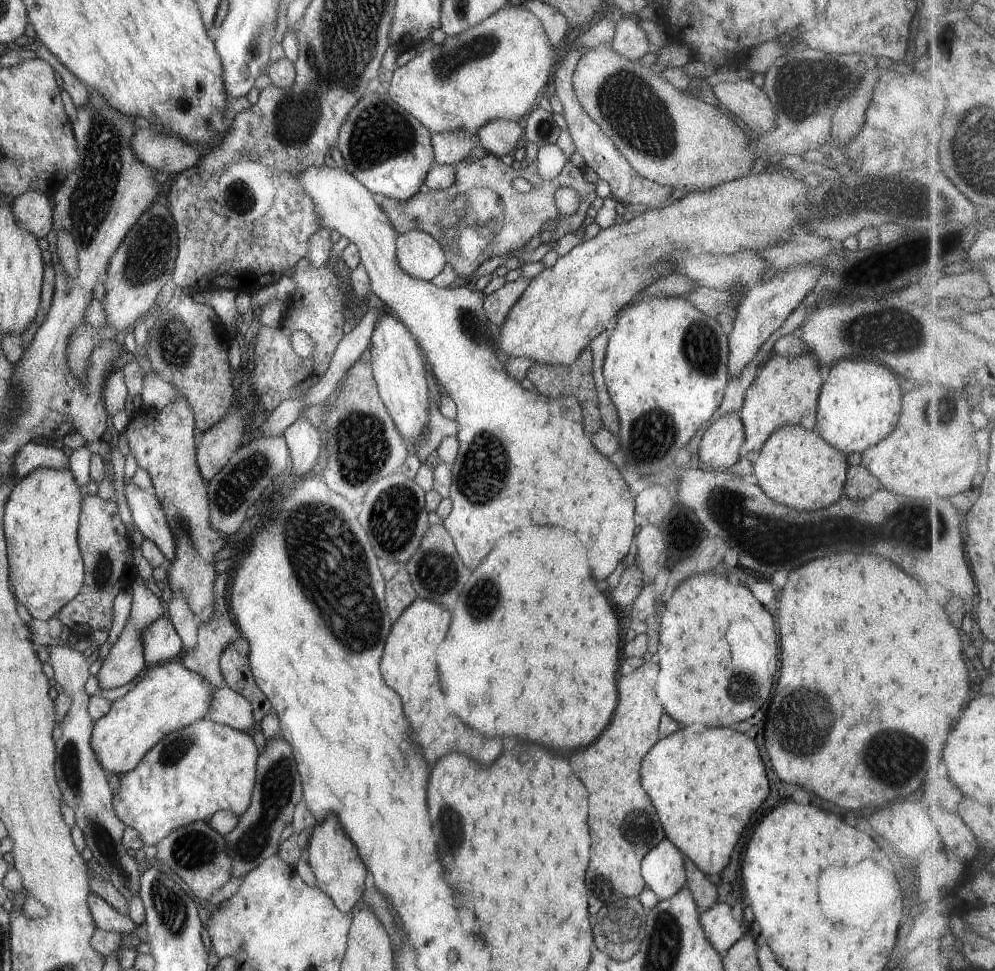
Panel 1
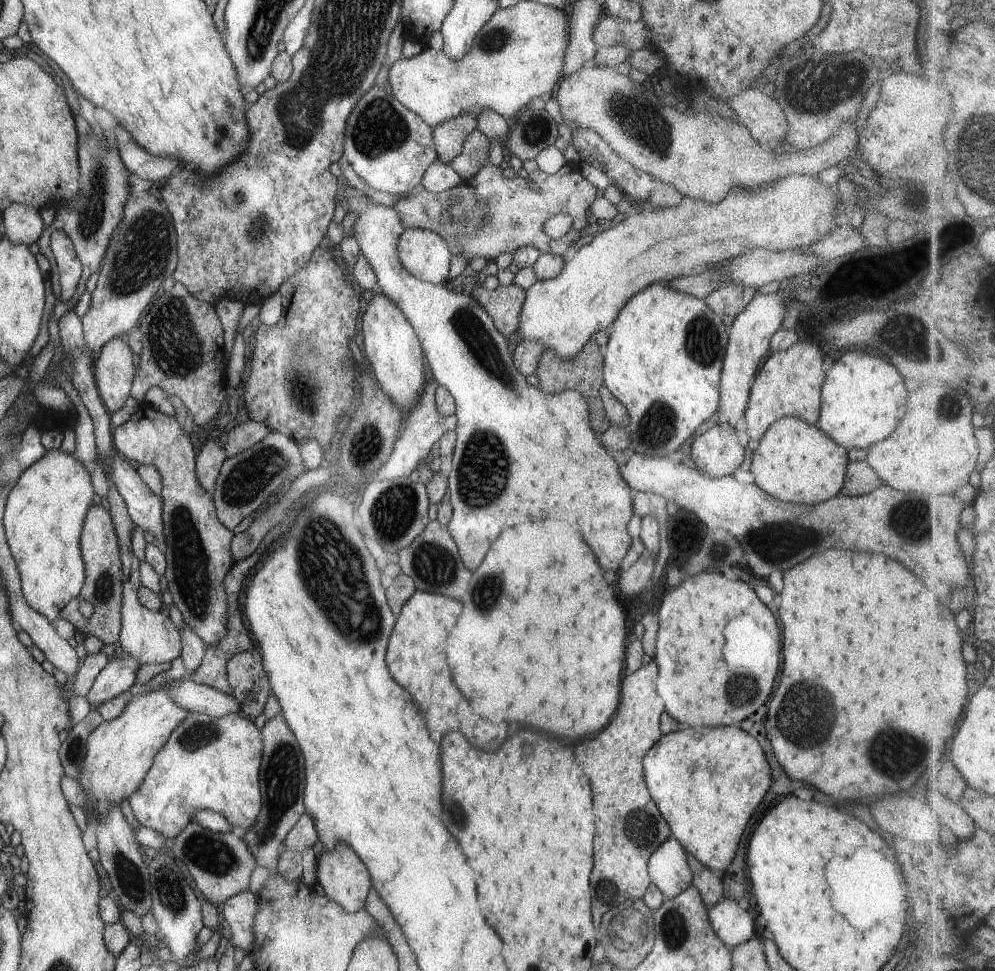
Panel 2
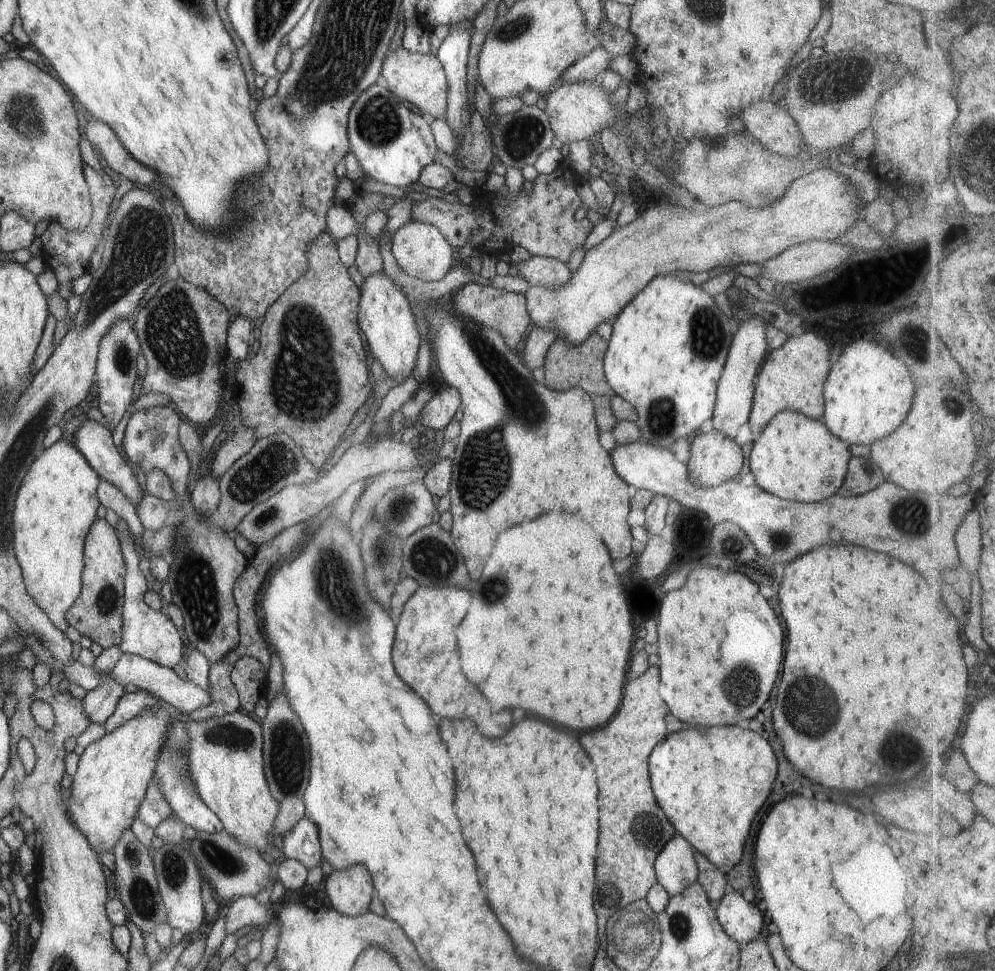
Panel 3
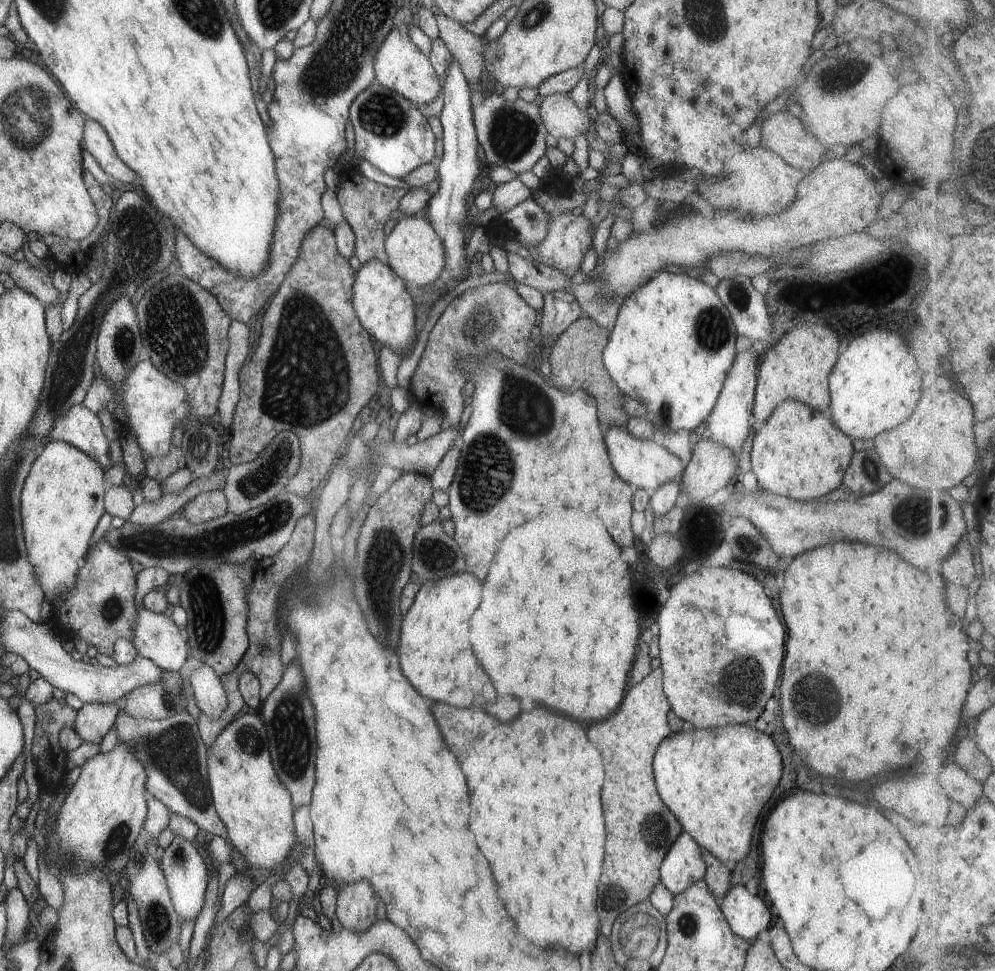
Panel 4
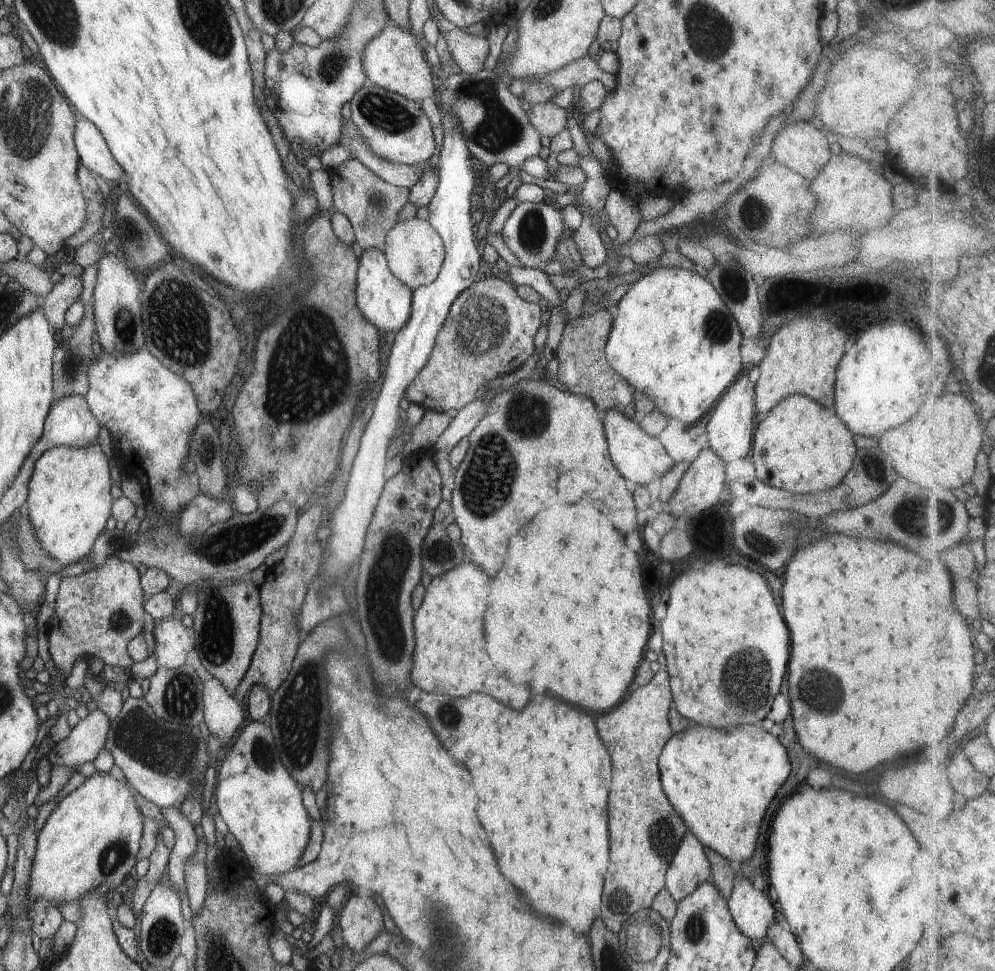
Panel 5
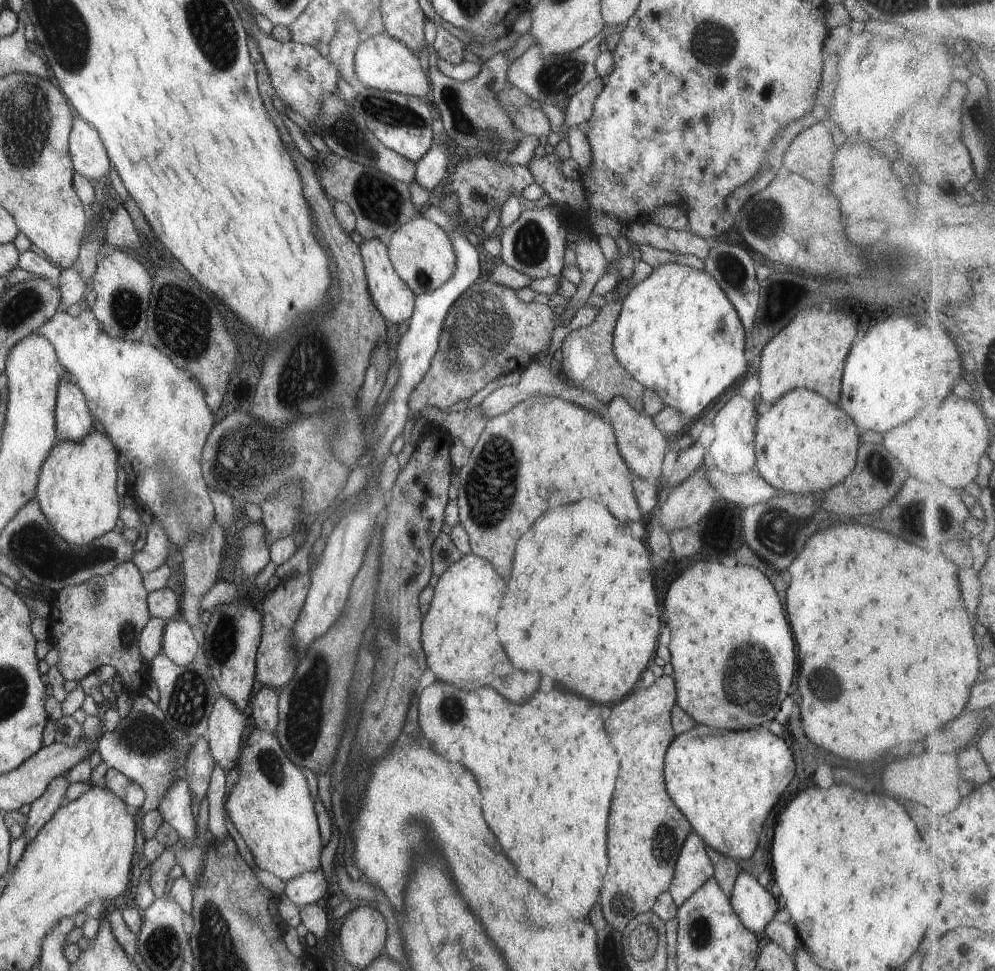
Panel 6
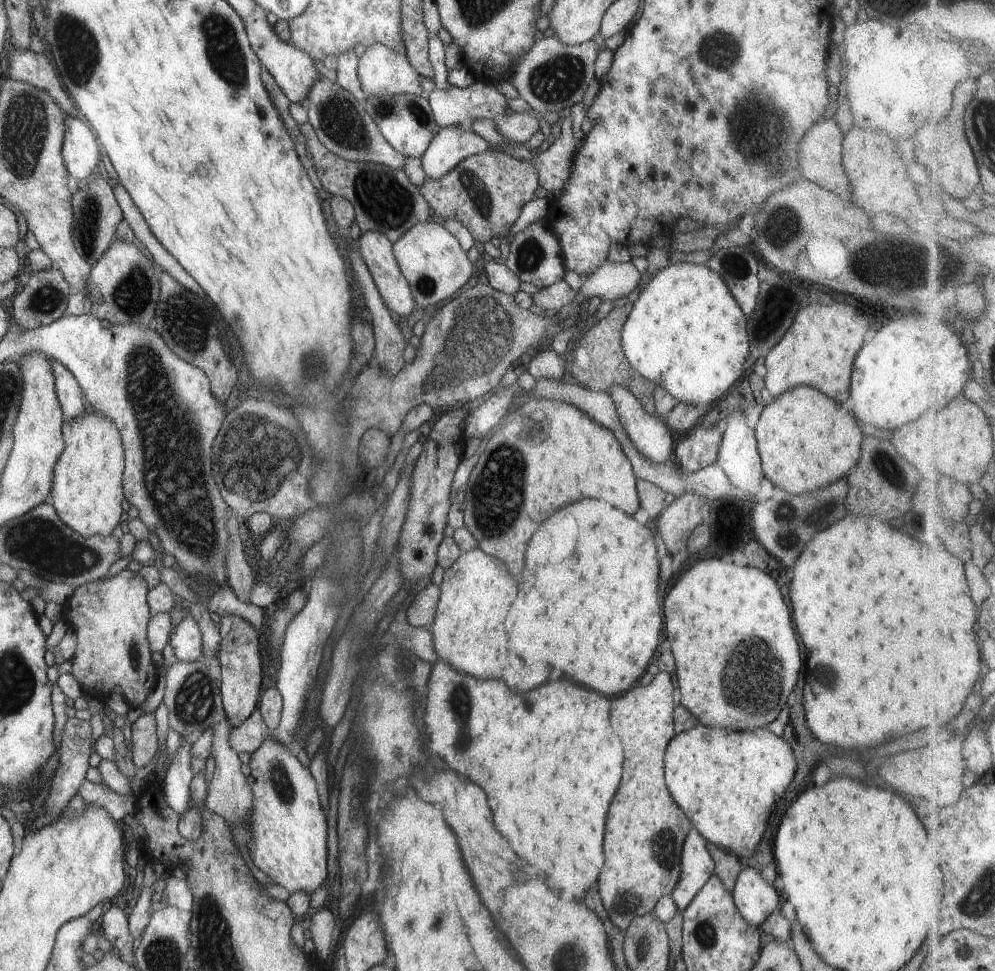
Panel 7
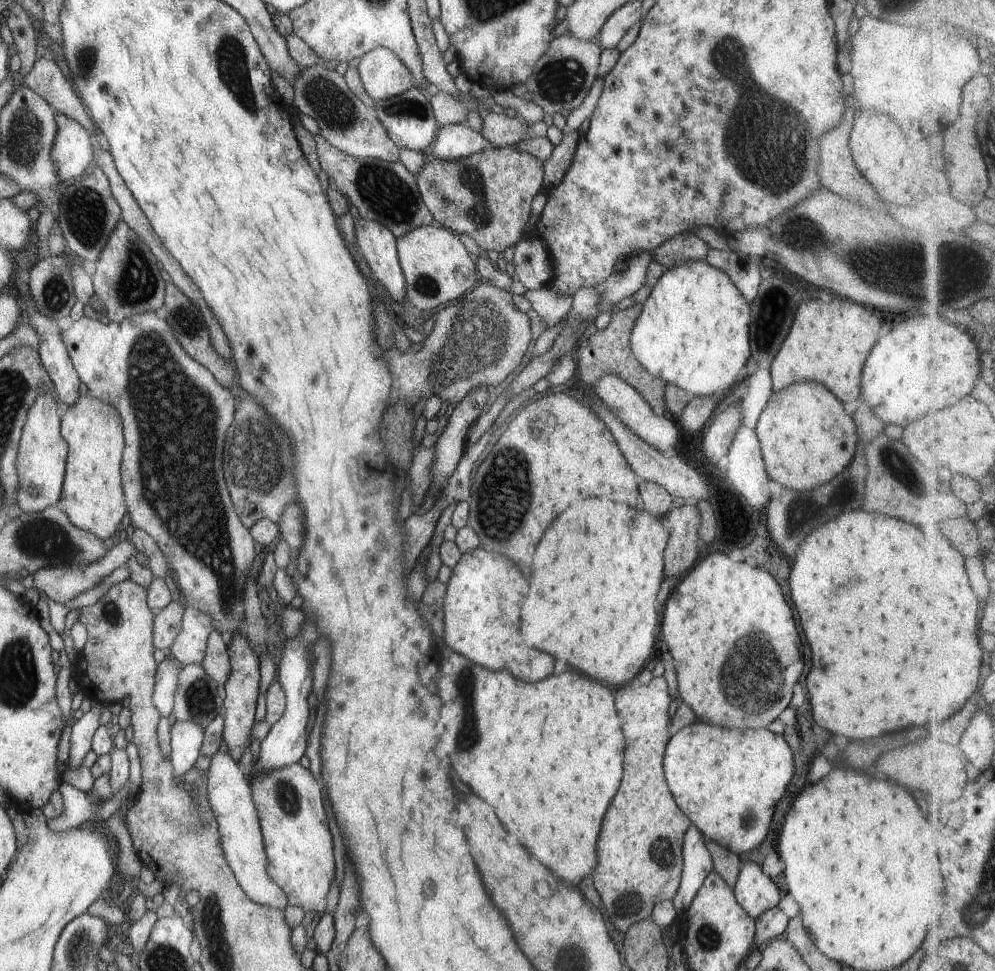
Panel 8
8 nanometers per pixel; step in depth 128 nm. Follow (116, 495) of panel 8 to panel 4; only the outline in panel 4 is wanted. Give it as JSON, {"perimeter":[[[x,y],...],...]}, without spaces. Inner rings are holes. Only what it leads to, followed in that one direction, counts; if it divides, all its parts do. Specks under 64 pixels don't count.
{"perimeter":[[[50,441],[41,446],[41,452],[35,458],[30,474],[23,483],[20,510],[27,558],[34,568],[44,599],[49,601],[52,608],[55,607],[57,599],[64,599],[71,590],[76,572],[87,552],[91,533],[105,511],[103,473],[102,466],[78,448],[63,441]]]}

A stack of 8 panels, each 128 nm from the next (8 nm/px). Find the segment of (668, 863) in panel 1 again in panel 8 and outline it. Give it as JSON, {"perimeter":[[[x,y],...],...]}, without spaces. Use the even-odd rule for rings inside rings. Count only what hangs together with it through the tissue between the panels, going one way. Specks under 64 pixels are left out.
{"perimeter":[[[693,824],[683,835],[680,883],[671,900],[677,912],[683,912],[688,907],[703,879],[712,871],[712,858],[705,848],[704,839]]]}

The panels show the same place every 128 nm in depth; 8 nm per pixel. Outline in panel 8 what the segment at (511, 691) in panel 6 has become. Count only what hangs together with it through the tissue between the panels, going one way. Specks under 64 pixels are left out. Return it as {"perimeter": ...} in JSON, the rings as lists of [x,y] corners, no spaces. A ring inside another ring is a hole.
{"perimeter":[[[481,546],[463,553],[452,568],[443,597],[443,644],[473,664],[489,670],[509,670],[521,682],[535,682],[553,672],[553,658],[539,650],[525,648],[519,634],[519,608],[527,594],[529,582],[509,558],[486,551]],[[501,600],[501,602],[499,602]],[[503,610],[503,620],[501,620]],[[503,622],[503,640],[501,640]],[[517,624],[517,626],[515,626]],[[517,638],[517,642],[515,642]],[[503,646],[503,656],[499,652]],[[531,652],[533,652],[533,676],[531,676]]]}

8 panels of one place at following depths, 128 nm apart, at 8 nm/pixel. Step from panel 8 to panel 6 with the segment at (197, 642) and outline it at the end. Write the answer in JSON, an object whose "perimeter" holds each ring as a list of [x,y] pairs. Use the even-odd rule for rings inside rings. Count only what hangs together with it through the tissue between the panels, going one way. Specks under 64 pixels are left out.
{"perimeter":[[[166,621],[160,651],[167,656],[169,662],[176,665],[189,664],[200,655],[187,621]]]}

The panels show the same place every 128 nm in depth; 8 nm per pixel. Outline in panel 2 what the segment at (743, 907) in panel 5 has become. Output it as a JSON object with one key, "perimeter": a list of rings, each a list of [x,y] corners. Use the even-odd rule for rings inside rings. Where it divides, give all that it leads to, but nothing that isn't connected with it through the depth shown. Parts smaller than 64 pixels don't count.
{"perimeter":[[[719,899],[707,914],[715,936],[730,950],[754,936],[754,918],[734,899]]]}

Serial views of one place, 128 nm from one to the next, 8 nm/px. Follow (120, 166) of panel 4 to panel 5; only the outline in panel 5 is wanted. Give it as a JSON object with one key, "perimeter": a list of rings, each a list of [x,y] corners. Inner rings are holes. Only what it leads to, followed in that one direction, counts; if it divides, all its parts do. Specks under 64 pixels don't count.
{"perimeter":[[[77,117],[73,132],[78,164],[107,182],[124,174],[113,158],[99,129],[90,120]]]}

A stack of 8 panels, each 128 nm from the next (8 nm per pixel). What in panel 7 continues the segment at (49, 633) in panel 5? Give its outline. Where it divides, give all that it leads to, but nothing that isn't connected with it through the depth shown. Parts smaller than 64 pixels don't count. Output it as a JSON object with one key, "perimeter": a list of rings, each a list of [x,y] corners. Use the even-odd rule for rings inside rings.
{"perimeter":[[[125,568],[110,578],[75,587],[73,594],[61,605],[62,621],[76,636],[68,673],[83,689],[93,688],[99,692],[102,701],[114,686],[120,686],[121,695],[131,709],[140,707],[145,696],[156,686],[157,668],[151,661],[146,640],[150,620],[147,592],[145,580]]]}

